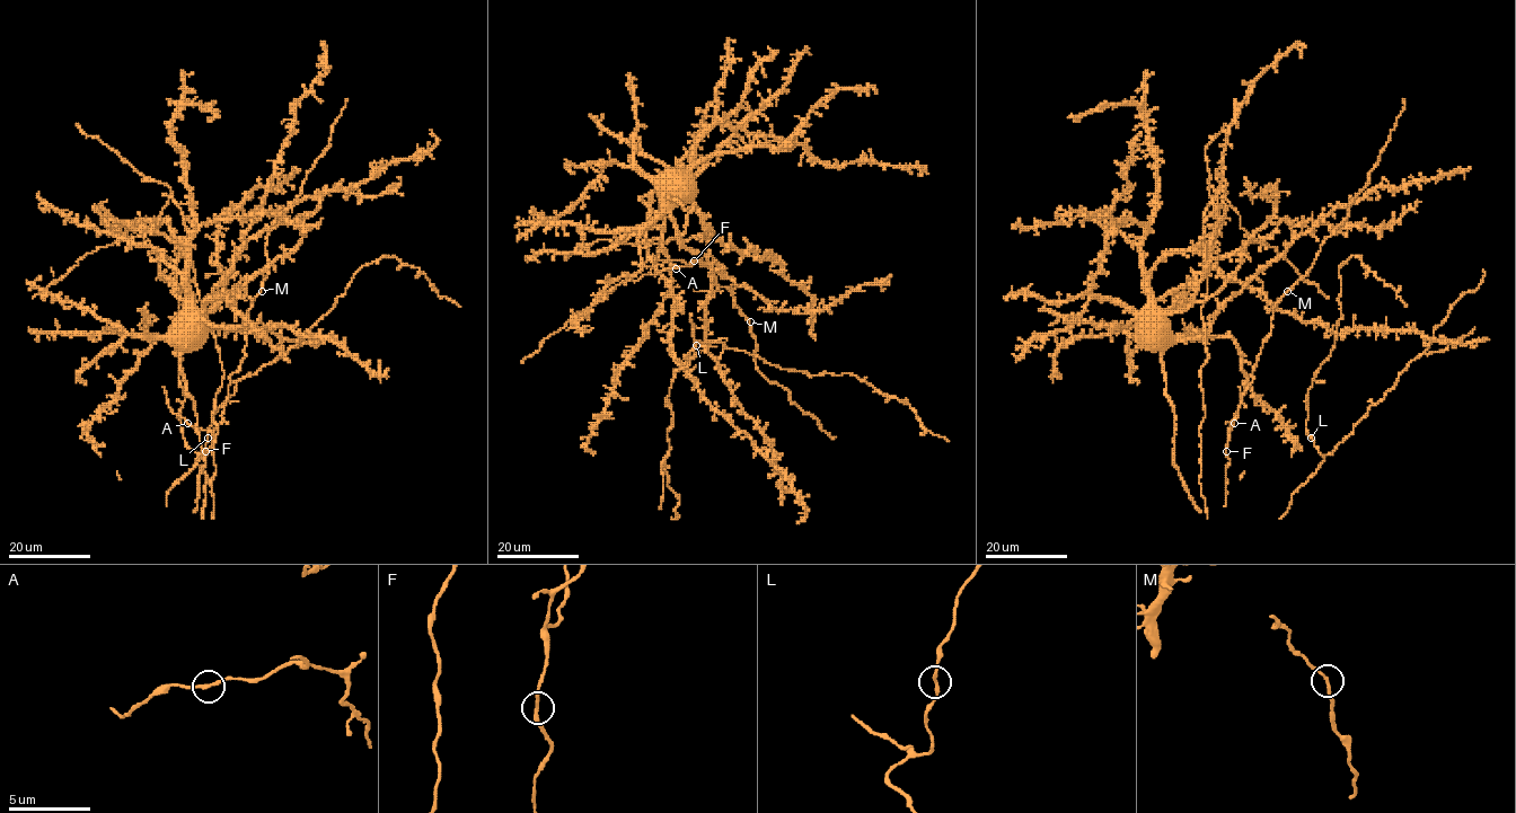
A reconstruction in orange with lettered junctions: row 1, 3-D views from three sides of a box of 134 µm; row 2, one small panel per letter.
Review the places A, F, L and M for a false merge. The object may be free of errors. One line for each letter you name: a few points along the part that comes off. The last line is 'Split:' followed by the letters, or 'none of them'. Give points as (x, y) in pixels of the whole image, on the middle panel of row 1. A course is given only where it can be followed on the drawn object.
Split: none of them

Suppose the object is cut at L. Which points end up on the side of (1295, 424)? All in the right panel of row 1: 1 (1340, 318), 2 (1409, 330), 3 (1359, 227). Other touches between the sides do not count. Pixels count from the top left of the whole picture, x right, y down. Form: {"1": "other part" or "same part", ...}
{"1": "other part", "2": "same part", "3": "same part"}

